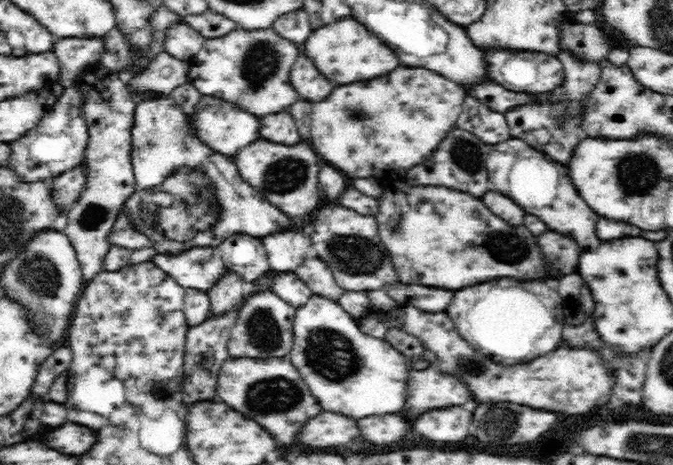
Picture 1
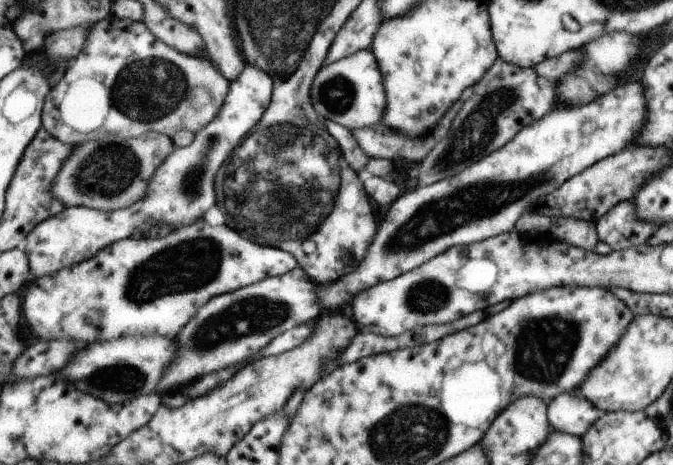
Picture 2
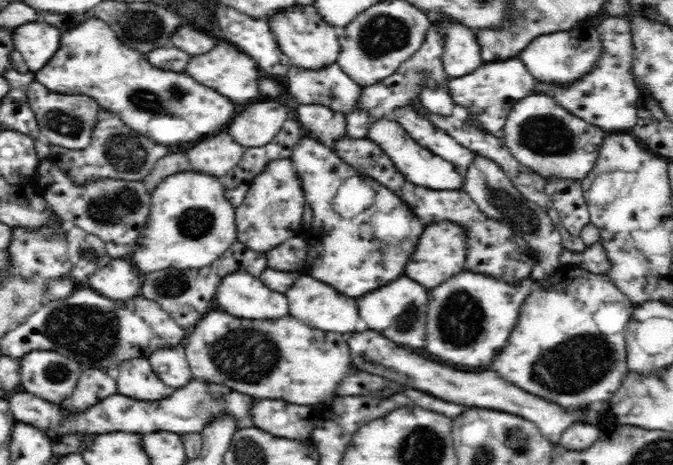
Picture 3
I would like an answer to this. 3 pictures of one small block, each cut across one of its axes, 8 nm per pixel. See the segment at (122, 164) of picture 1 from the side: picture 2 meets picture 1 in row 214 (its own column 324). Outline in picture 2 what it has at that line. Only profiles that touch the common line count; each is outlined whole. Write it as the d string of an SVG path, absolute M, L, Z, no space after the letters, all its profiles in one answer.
M367 48L323 65L313 77L309 98L321 120L332 120L351 131L379 123L383 118L386 102L382 74L374 53Z

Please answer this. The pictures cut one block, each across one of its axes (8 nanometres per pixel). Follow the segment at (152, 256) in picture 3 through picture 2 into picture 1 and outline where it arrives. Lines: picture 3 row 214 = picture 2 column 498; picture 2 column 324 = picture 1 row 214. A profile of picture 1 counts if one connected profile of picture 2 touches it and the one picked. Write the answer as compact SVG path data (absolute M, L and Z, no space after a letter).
M258 138L252 144L241 148L235 155L236 168L250 186L260 190L264 198L284 214L299 219L314 214L320 204L319 170L324 163L309 141L301 140L292 146Z

